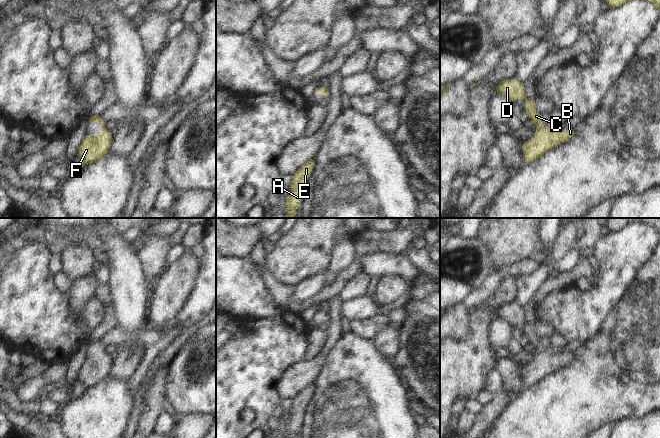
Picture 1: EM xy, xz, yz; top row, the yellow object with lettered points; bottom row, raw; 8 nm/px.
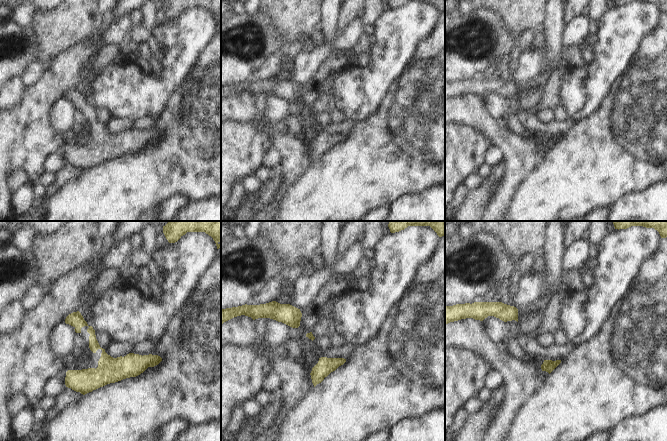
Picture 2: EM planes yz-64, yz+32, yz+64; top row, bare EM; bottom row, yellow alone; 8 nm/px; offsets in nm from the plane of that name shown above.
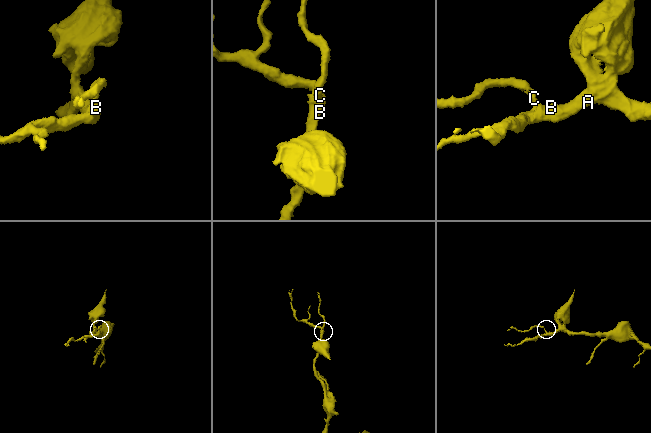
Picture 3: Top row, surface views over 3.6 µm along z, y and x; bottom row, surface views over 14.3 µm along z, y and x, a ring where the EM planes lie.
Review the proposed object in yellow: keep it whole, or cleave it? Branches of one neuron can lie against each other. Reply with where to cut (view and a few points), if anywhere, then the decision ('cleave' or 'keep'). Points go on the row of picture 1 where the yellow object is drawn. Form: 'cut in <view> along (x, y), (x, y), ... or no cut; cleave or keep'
no cut; keep

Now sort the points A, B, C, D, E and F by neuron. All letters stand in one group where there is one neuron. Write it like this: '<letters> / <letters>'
A B C D E F

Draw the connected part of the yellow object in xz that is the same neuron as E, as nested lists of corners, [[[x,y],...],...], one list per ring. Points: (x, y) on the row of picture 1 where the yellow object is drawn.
[[[313,159],[304,164],[294,173],[290,187],[291,192],[286,198],[285,205],[288,214],[285,215],[285,218],[295,218],[296,210],[301,208],[307,180],[310,177],[314,166],[315,160]]]

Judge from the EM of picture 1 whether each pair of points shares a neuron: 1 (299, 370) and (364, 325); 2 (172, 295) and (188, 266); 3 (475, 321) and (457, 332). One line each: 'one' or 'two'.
1: two
2: one
3: two

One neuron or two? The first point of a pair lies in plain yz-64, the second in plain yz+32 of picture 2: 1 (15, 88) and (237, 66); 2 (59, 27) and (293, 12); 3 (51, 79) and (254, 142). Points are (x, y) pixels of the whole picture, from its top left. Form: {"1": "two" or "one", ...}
{"1": "two", "2": "one", "3": "one"}

